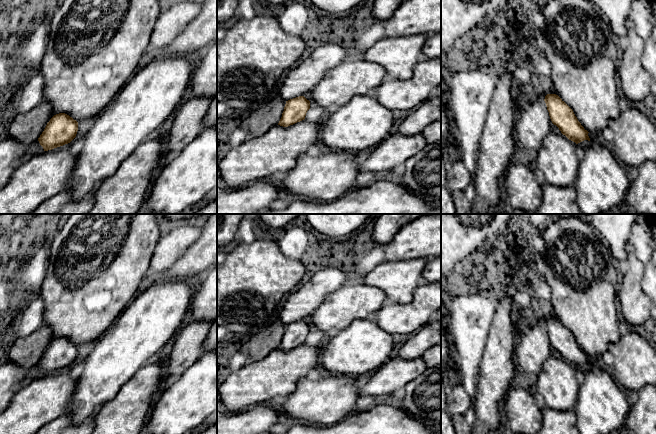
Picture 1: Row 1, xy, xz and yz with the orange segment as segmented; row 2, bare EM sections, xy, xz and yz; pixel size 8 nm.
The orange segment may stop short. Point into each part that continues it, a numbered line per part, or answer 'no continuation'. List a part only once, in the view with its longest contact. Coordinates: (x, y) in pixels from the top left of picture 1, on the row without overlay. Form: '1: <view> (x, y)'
no continuation

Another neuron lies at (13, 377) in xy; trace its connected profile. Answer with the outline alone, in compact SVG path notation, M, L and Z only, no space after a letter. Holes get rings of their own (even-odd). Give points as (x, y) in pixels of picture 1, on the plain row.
M15 362L0 364L0 413L13 400L14 395L30 382L28 370Z

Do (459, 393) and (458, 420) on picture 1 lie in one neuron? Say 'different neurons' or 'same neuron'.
same neuron

